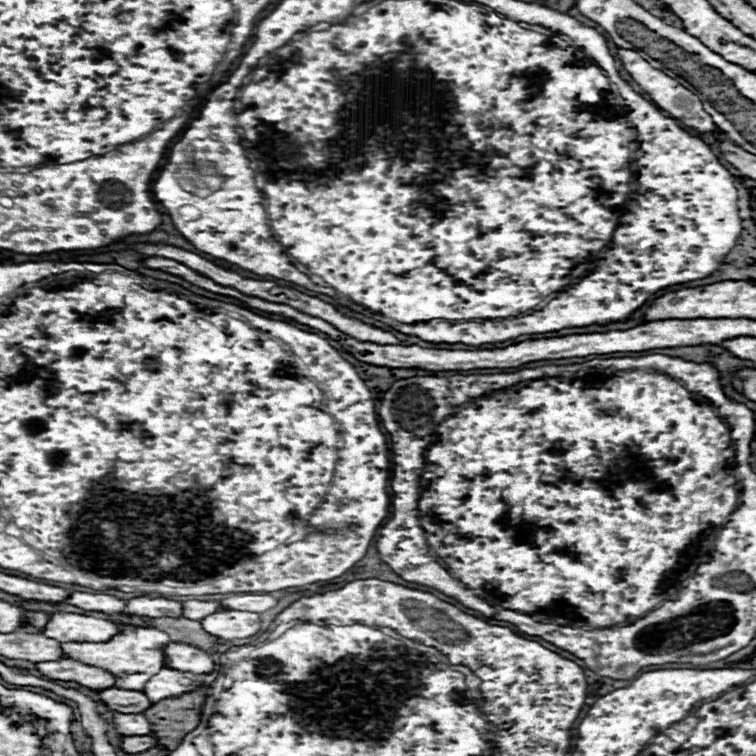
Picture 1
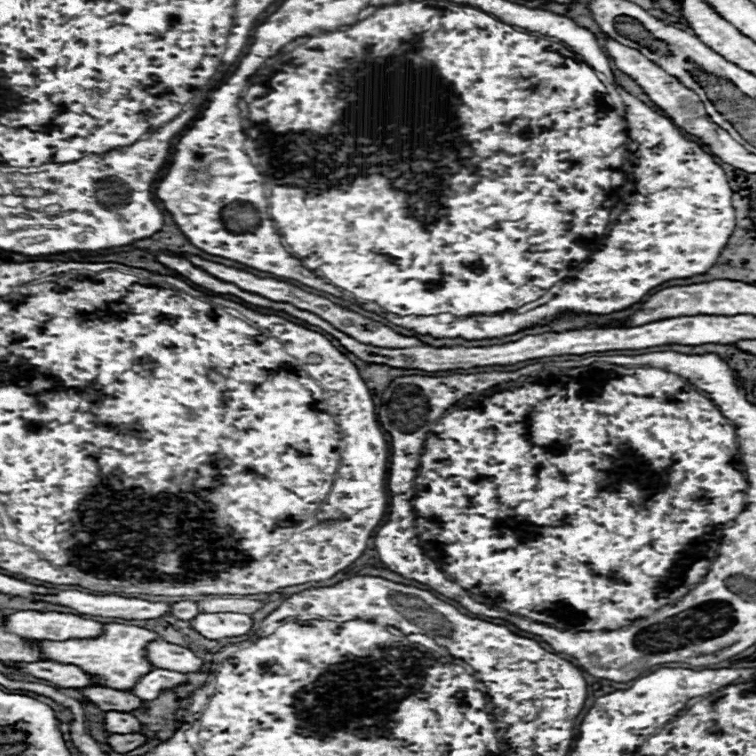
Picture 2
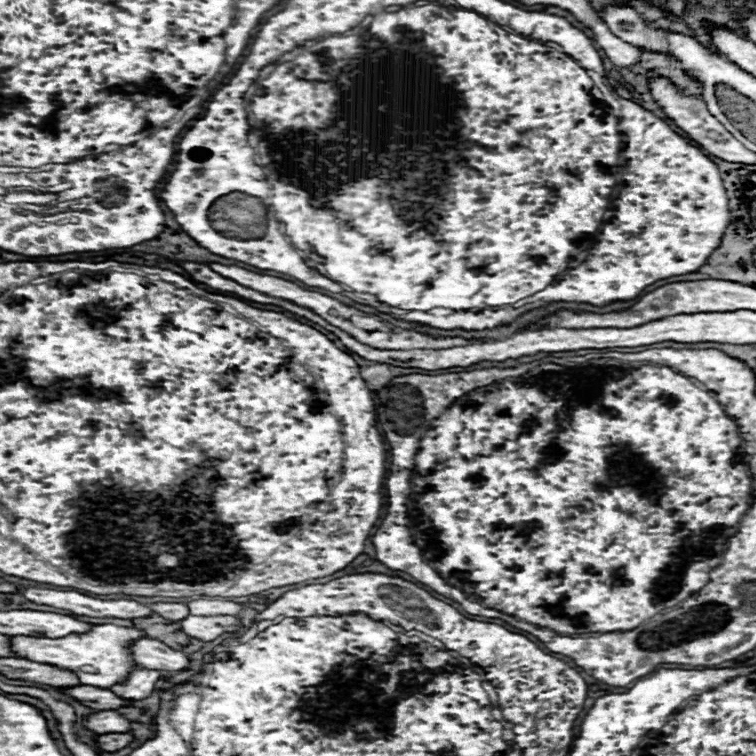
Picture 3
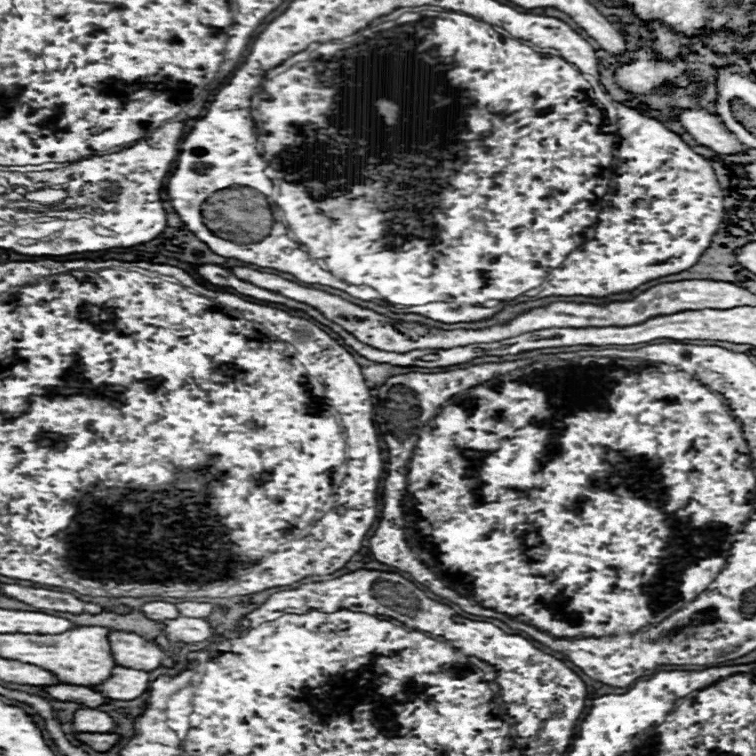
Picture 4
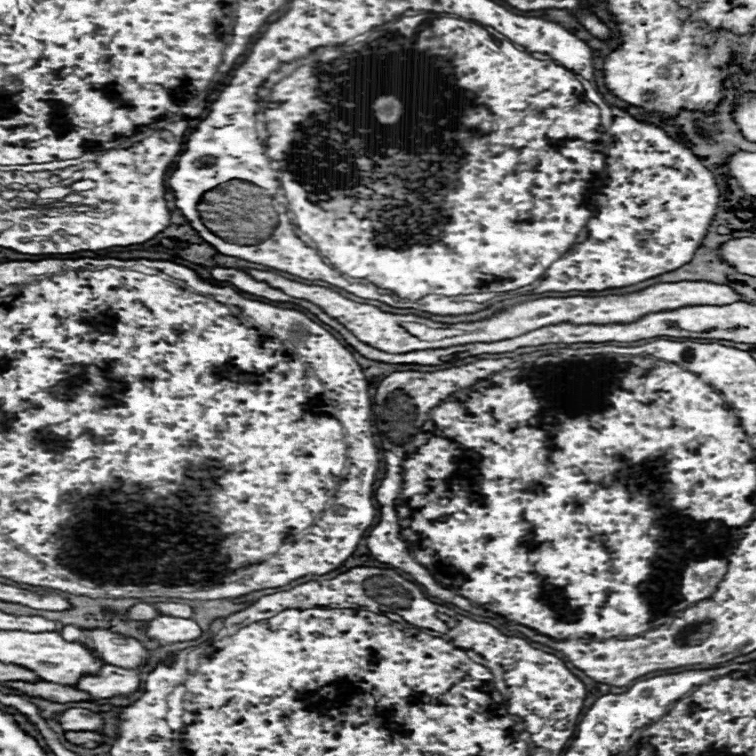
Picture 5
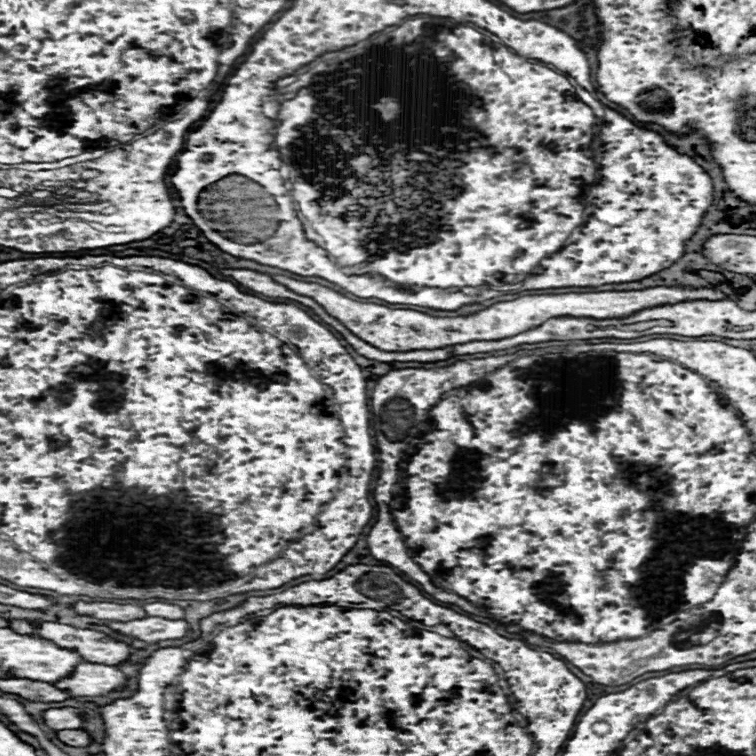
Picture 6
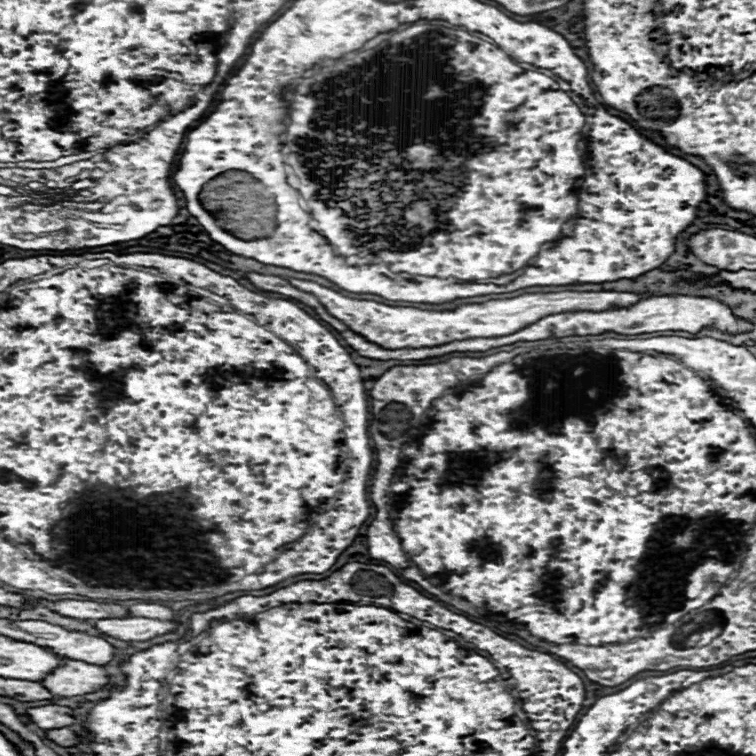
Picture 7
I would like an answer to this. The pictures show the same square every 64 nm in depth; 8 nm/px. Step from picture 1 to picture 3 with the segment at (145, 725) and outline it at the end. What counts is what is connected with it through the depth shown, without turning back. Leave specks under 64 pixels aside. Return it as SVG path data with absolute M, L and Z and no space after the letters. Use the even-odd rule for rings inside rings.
M100 710L100 712L92 714L88 720L84 720L84 726L94 730L96 734L110 734L110 732L120 732L122 734L122 732L132 730L130 722L114 710Z

